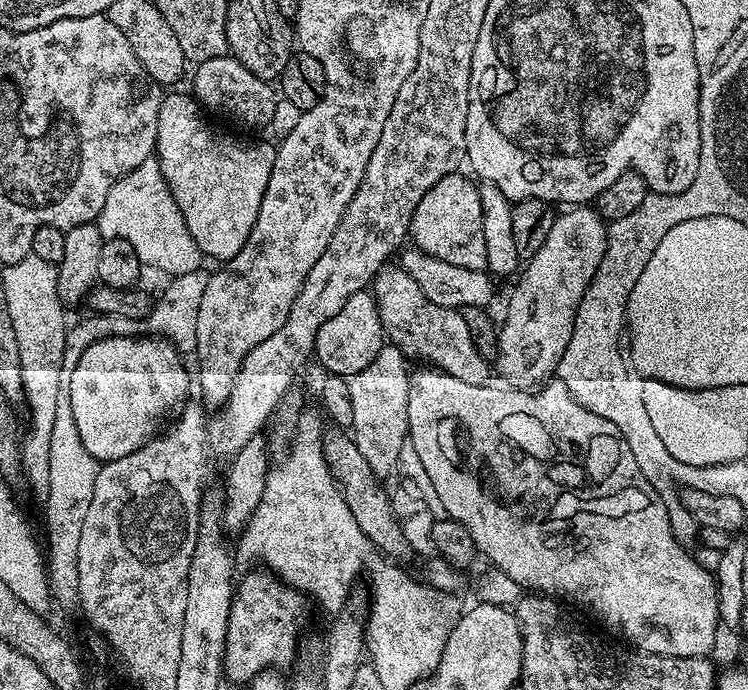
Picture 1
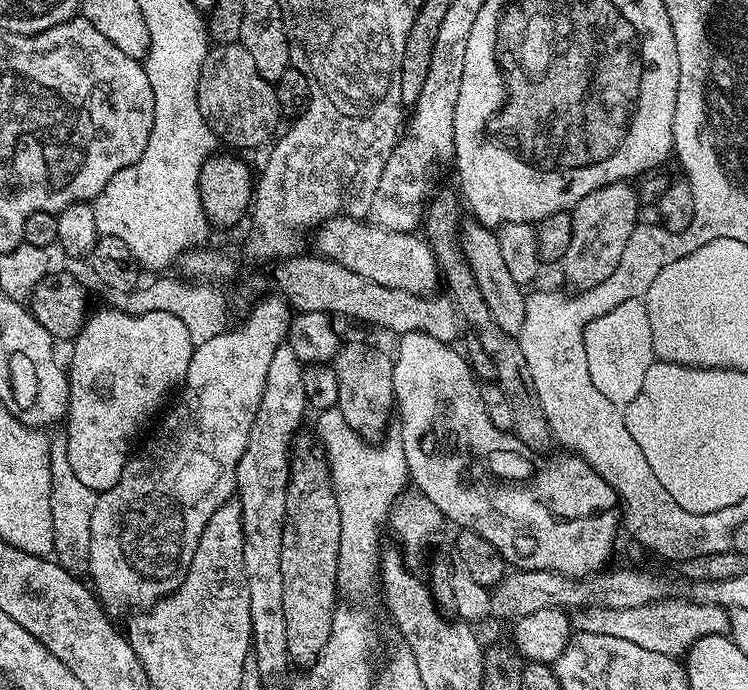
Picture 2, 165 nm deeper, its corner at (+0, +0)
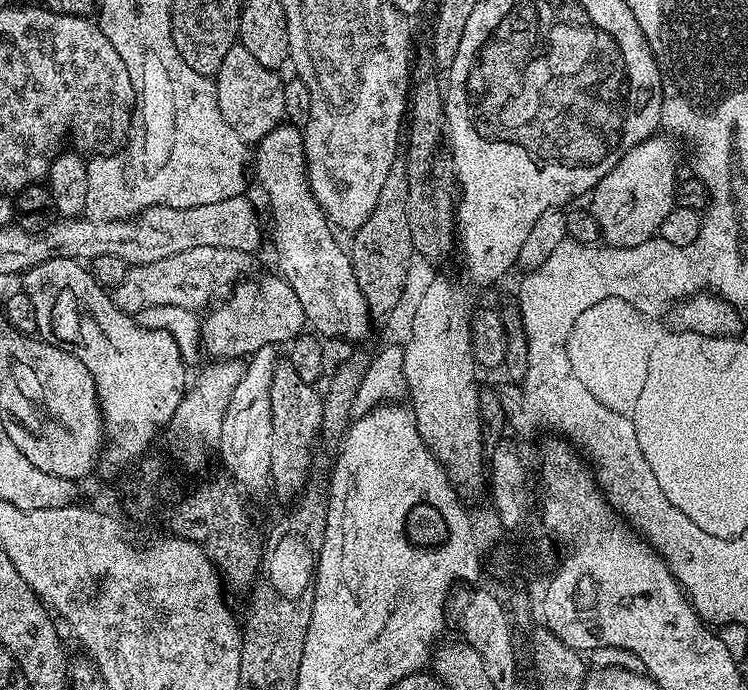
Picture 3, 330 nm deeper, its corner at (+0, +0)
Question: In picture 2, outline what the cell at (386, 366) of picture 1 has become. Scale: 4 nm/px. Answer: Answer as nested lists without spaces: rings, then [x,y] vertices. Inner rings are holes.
[[[362,342],[343,343],[332,361],[338,374],[339,402],[337,407],[342,416],[361,437],[379,439],[389,427],[388,420],[394,412],[393,357]]]

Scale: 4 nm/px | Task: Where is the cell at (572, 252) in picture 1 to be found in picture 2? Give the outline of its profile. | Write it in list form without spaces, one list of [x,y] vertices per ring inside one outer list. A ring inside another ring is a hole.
[[[621,182],[607,184],[582,198],[576,207],[571,209],[572,237],[570,246],[562,261],[564,280],[573,284],[573,289],[583,290],[598,286],[605,281],[619,264],[622,252],[630,242],[630,234],[636,228],[642,205],[637,189],[631,183]]]

